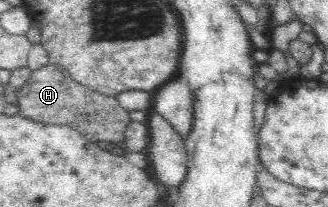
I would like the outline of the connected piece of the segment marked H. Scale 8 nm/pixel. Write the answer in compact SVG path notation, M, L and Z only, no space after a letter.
M50 63L33 70L28 82L16 94L19 114L23 117L45 125L68 126L93 143L103 140L111 144L124 140L131 121L129 110L122 108L115 96L106 96L78 84L66 69Z

